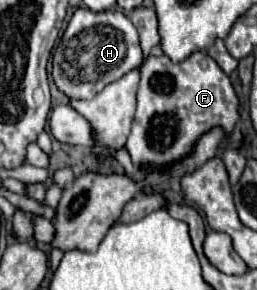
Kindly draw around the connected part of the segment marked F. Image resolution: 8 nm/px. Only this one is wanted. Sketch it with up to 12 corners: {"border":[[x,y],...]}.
{"border":[[206,54],[140,66],[126,150],[166,170],[238,122],[230,78]]}

